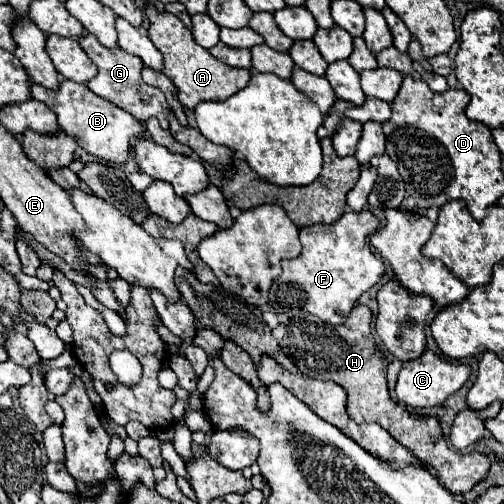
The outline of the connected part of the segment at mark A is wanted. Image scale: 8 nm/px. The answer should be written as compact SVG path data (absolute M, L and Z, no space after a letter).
M146 4L146 16L150 20L148 36L154 42L154 46L164 56L164 74L168 74L170 80L174 80L178 88L178 100L186 108L196 108L202 100L224 100L232 96L234 92L242 90L250 82L250 70L232 68L220 60L216 60L208 50L196 44L192 32L182 24L182 20L168 12L158 12L154 4Z

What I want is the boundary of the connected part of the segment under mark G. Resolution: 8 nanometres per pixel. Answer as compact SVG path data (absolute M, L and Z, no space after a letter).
M90 32L82 34L78 42L80 42L82 50L88 54L88 58L98 66L96 78L92 78L92 80L86 82L86 86L88 86L94 94L98 94L100 98L104 98L104 100L116 104L118 108L122 108L122 110L126 110L126 112L130 112L138 122L146 122L148 118L156 116L156 118L160 120L160 126L162 126L162 128L168 128L168 118L166 118L168 106L166 106L166 98L164 98L164 94L162 94L158 88L148 86L148 84L142 80L142 76L140 76L142 60L140 60L138 56L134 56L134 54L122 50L122 48L106 48L106 46L102 46L102 44L96 40L96 36L90 34Z

